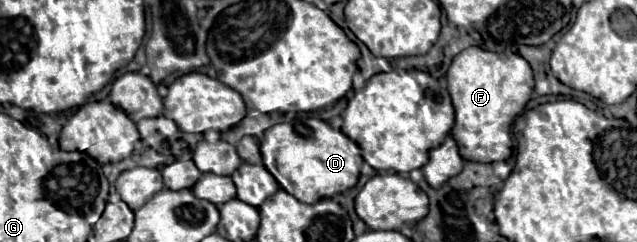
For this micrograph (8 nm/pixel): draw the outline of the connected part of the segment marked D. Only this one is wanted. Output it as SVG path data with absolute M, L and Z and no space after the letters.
M322 119L270 127L260 141L260 151L266 169L276 177L280 187L302 203L316 203L352 189L358 183L360 165L364 163L360 147Z

